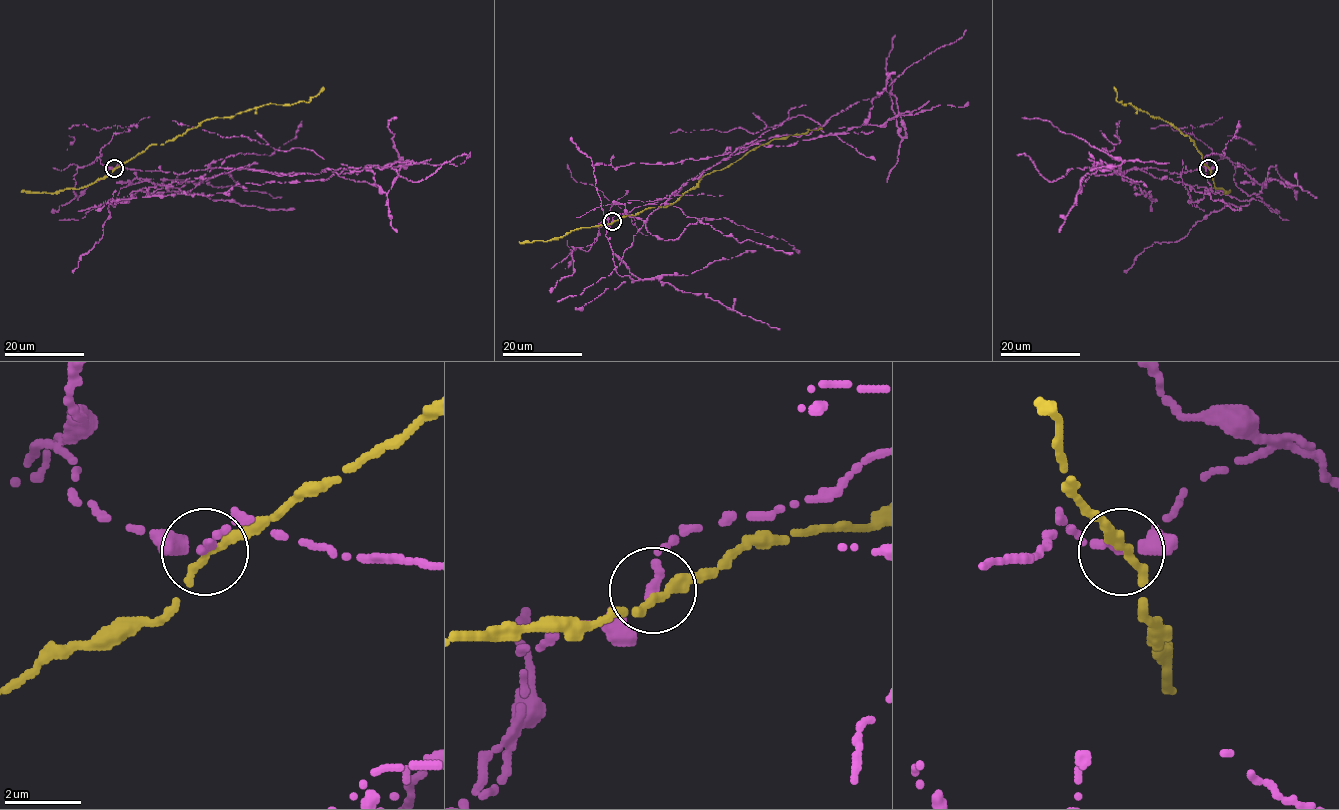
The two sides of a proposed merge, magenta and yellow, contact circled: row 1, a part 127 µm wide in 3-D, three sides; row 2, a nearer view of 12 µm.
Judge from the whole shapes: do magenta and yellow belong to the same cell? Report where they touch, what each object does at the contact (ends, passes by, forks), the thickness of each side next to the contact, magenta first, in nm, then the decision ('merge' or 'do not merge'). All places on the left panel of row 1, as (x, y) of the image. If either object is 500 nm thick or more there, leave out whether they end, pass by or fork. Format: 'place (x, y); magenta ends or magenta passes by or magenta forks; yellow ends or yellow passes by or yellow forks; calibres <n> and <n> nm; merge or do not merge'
place (114, 168); magenta passes by; yellow passes by; calibres 180 and 240 nm; do not merge

